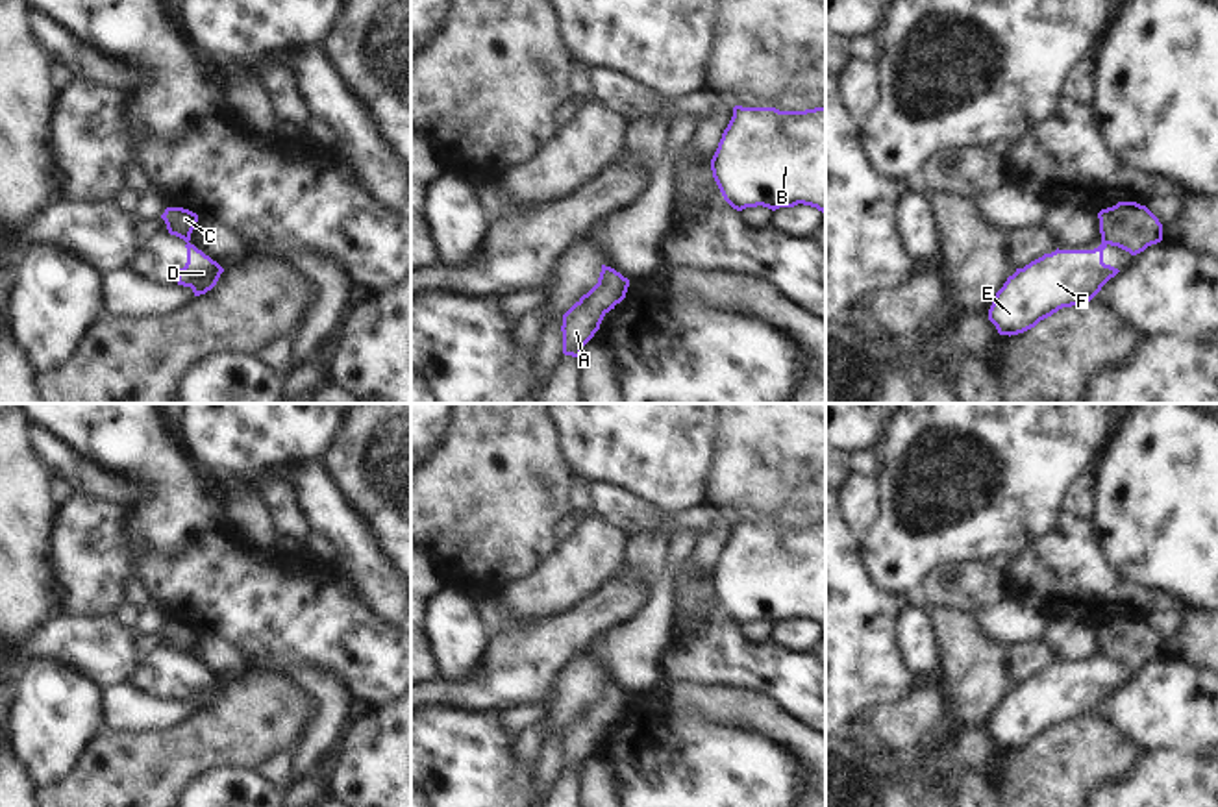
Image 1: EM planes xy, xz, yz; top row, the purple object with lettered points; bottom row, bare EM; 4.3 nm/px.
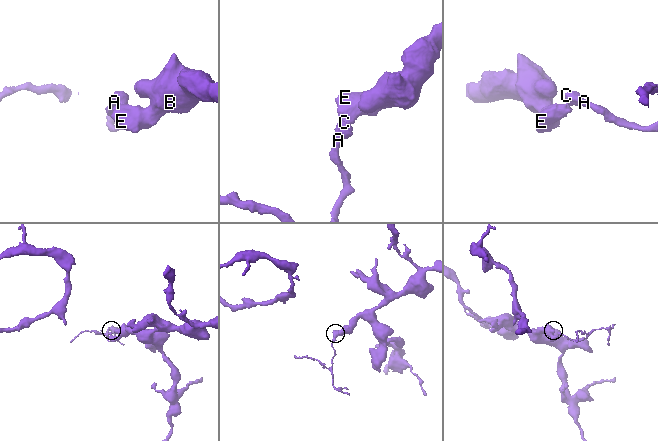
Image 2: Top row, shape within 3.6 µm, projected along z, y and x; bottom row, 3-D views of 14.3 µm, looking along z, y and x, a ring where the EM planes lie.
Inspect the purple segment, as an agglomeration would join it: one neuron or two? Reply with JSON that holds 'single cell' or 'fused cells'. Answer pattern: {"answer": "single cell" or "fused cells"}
{"answer": "fused cells"}

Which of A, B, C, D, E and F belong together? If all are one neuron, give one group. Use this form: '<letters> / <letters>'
A C / B D E F

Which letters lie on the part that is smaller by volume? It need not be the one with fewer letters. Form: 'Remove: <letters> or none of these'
Remove: A, C.

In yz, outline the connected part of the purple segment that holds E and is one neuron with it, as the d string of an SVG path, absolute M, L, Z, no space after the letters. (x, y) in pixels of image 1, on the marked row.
M1101 242L1094 250L1055 250L1016 268L996 292L988 320L1000 335L1018 335L1063 307L1090 302L1120 270L1103 263Z

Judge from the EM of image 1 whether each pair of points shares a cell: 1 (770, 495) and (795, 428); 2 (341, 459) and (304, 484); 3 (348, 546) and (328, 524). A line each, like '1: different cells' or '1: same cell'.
1: same cell
2: different cells
3: same cell

